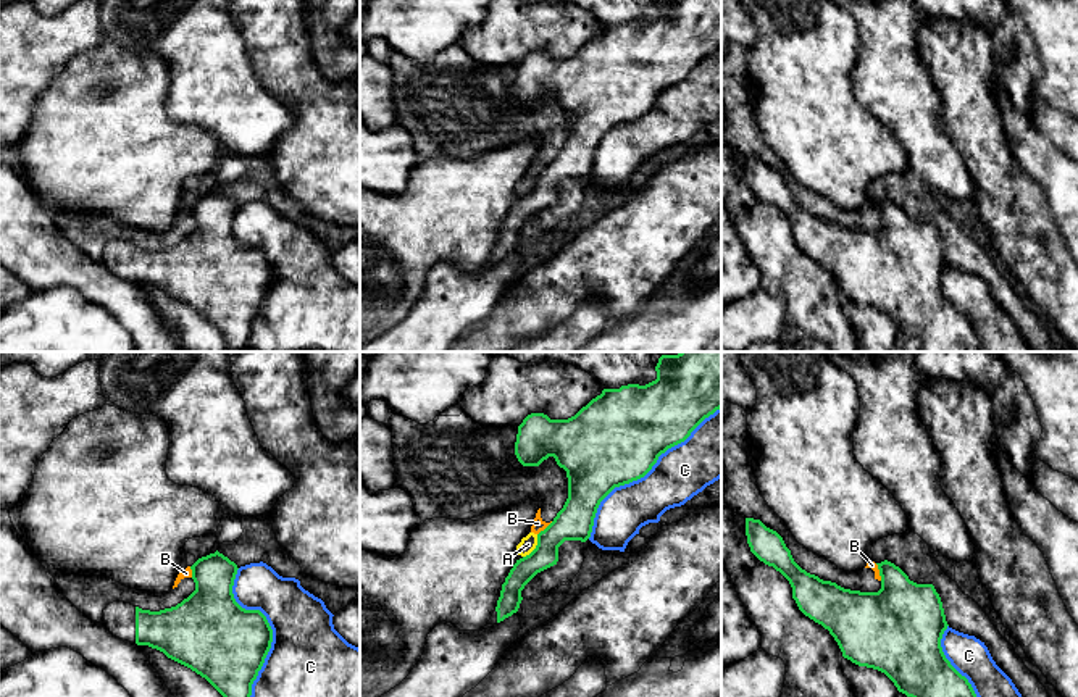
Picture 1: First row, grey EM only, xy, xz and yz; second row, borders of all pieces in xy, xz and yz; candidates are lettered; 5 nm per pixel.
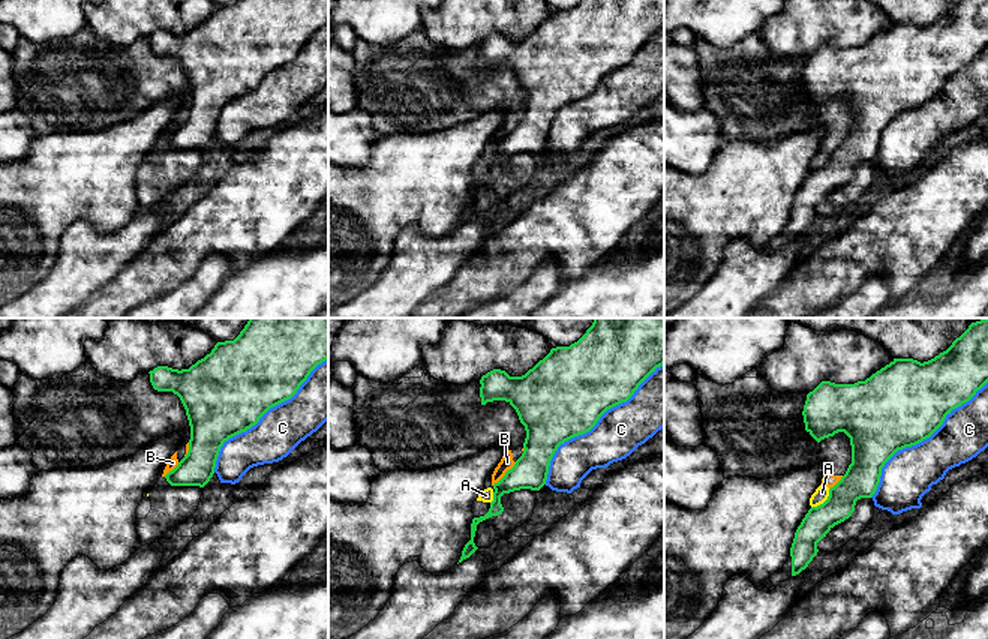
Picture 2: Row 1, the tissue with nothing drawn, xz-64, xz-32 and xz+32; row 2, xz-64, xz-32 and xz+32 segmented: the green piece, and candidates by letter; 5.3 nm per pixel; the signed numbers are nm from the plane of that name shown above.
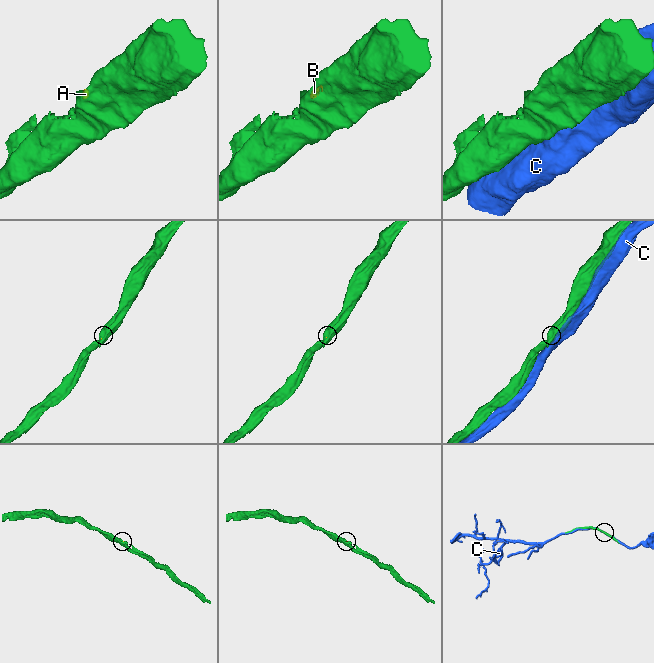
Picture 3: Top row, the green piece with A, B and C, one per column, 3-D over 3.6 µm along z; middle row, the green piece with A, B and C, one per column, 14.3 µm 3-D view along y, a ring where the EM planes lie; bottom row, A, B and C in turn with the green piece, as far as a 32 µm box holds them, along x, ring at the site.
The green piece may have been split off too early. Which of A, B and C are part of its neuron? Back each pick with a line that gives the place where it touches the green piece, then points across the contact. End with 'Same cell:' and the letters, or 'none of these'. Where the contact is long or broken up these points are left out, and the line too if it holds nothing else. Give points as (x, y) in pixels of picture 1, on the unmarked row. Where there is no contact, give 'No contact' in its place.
Same cell: none of these

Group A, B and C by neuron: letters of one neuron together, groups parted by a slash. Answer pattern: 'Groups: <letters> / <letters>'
Groups: A B / C

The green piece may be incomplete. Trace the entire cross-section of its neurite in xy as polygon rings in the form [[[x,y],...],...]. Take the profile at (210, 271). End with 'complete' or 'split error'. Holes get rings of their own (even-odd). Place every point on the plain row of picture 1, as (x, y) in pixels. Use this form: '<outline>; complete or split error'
[[[216,189],[198,197],[190,208],[195,229],[176,245],[150,250],[131,242],[113,240],[103,248],[102,263],[113,274],[131,282],[157,287],[205,316],[224,336],[229,348],[245,348],[252,334],[252,323],[271,287],[273,268],[260,248],[245,248],[236,240],[232,224],[239,207],[228,195]]]; split error

